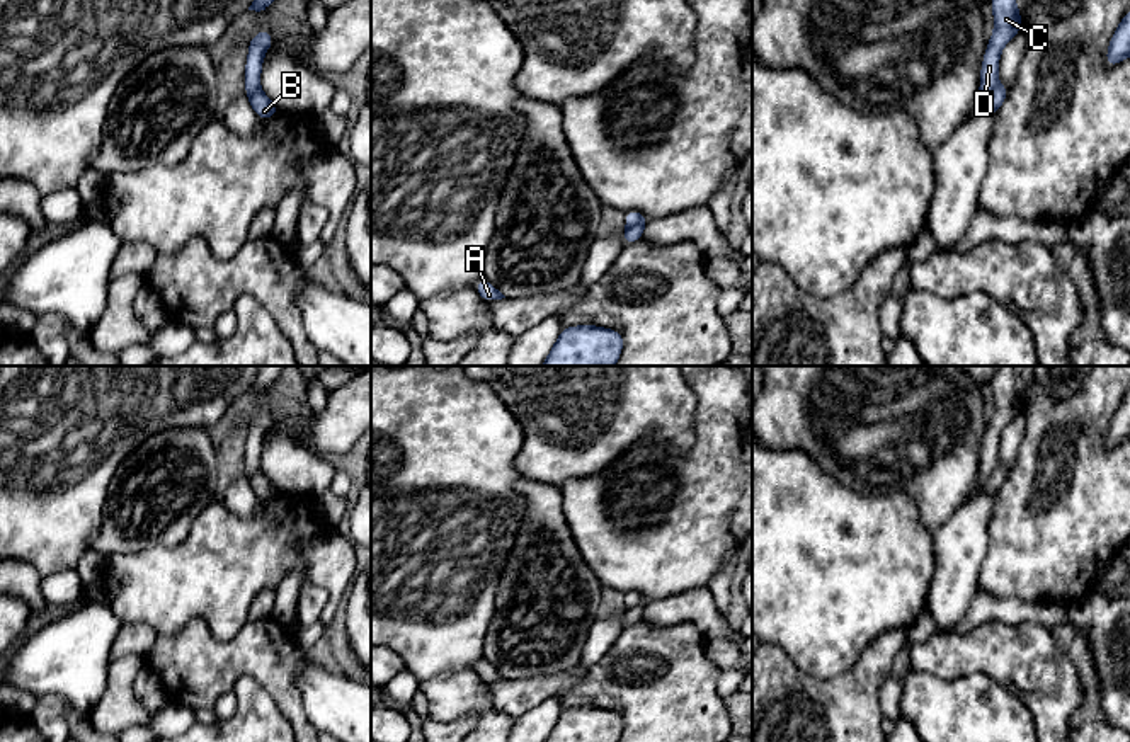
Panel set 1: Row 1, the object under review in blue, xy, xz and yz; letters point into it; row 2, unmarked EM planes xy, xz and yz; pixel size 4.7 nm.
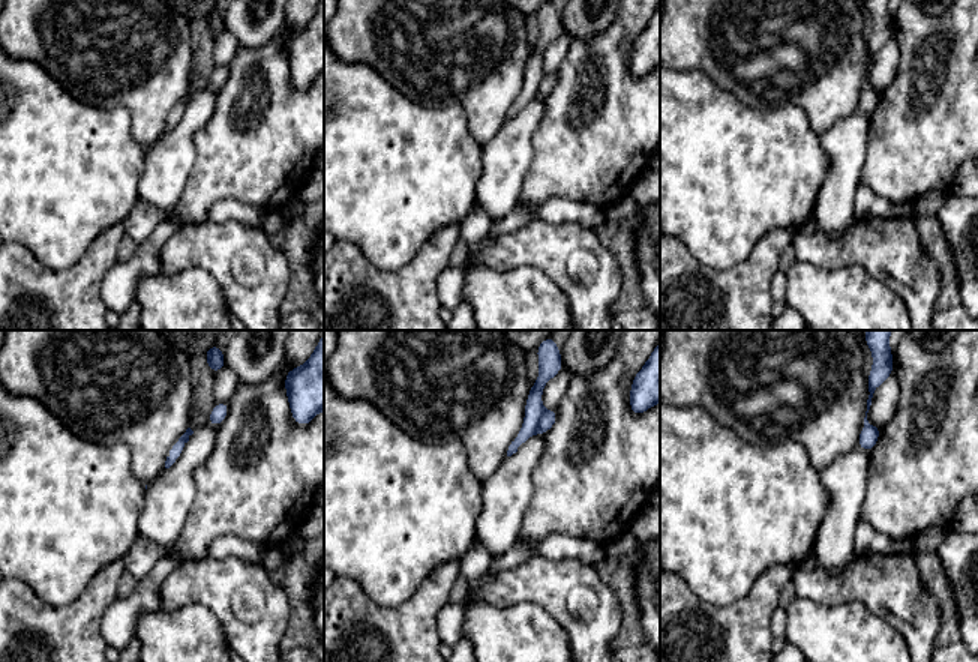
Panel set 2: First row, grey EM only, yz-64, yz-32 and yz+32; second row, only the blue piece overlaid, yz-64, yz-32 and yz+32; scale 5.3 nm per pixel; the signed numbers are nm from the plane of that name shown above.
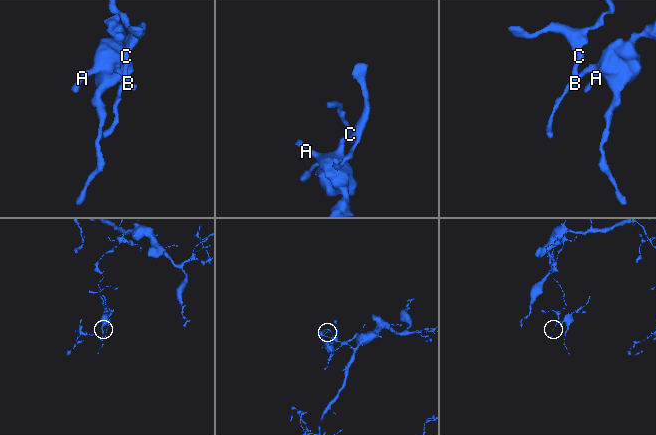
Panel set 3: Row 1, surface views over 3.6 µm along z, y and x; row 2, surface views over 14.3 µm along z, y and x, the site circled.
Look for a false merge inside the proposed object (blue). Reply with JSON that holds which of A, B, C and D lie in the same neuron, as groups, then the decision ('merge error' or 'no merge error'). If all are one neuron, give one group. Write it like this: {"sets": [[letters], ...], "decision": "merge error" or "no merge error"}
{"sets": [["A", "B"], ["C", "D"]], "decision": "merge error"}

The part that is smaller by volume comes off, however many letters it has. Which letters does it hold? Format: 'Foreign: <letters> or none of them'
Foreign: A, B

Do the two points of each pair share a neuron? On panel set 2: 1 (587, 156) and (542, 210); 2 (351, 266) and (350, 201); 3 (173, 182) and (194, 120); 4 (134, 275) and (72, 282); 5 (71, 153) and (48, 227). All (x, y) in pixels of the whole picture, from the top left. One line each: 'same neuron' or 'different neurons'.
1: different neurons
2: different neurons
3: same neuron
4: different neurons
5: same neuron

